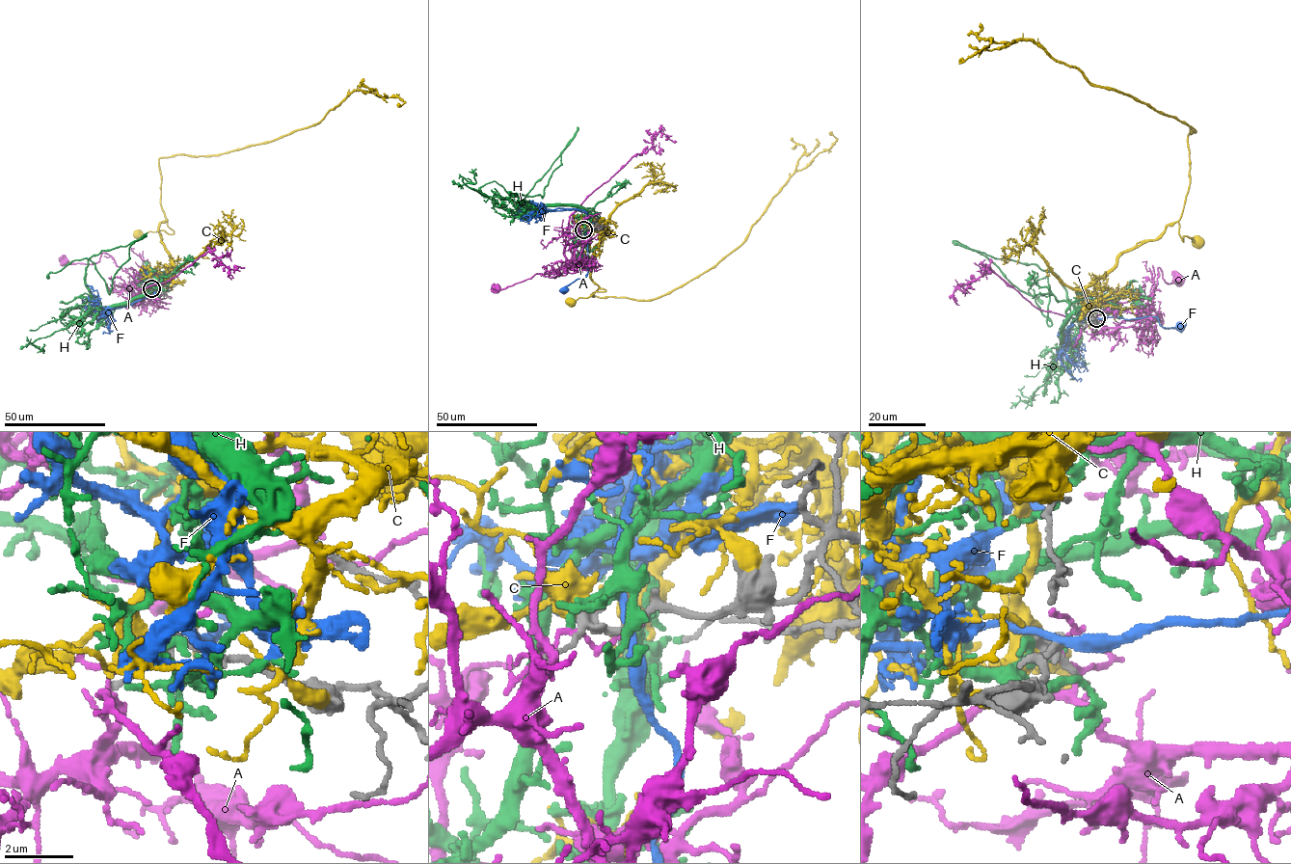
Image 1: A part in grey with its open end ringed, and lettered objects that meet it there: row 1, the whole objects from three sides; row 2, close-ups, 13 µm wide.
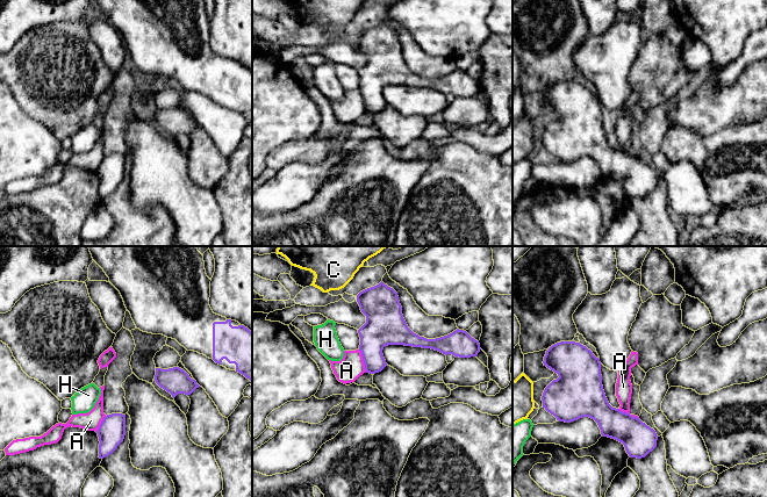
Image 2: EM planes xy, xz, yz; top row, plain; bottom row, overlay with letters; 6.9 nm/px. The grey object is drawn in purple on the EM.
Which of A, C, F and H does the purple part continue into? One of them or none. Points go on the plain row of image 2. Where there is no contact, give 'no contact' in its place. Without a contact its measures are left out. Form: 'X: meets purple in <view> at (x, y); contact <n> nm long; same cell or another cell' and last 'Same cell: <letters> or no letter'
A: meets purple in xz at (364, 101); contact 170 nm long; another cell
C: no contact; another cell
F: no contact; another cell
H: no contact; another cell
Same cell: no letter

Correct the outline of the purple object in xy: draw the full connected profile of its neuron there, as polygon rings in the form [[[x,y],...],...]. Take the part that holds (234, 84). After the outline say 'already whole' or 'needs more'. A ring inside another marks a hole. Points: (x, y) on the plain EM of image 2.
[[[94,0],[120,31],[137,69],[175,79],[187,91],[213,99],[252,122],[252,72],[213,52],[203,0]]]; needs more

